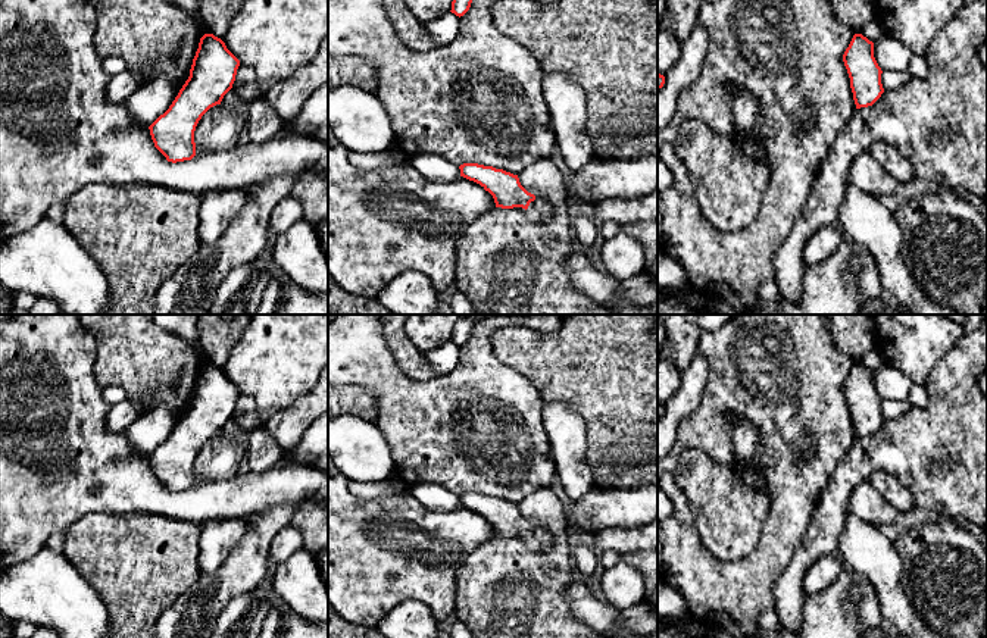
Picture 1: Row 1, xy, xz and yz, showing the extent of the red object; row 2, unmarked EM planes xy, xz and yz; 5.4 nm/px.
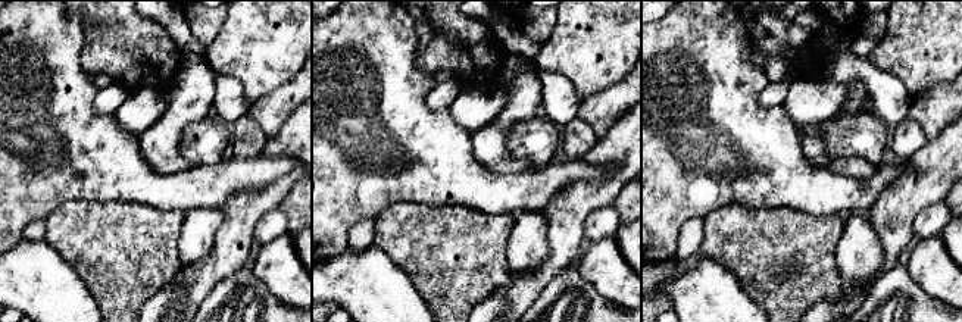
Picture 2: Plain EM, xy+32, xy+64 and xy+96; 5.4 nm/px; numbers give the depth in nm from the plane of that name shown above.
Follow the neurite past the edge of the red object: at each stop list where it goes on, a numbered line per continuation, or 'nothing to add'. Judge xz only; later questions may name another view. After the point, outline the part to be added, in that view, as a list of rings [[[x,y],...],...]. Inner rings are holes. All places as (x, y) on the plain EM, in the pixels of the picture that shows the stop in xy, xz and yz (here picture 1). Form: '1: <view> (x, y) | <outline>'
1: xz (540, 540) | [[[535,528],[530,532],[527,541],[532,550],[547,551],[553,545],[553,535],[546,529]]]

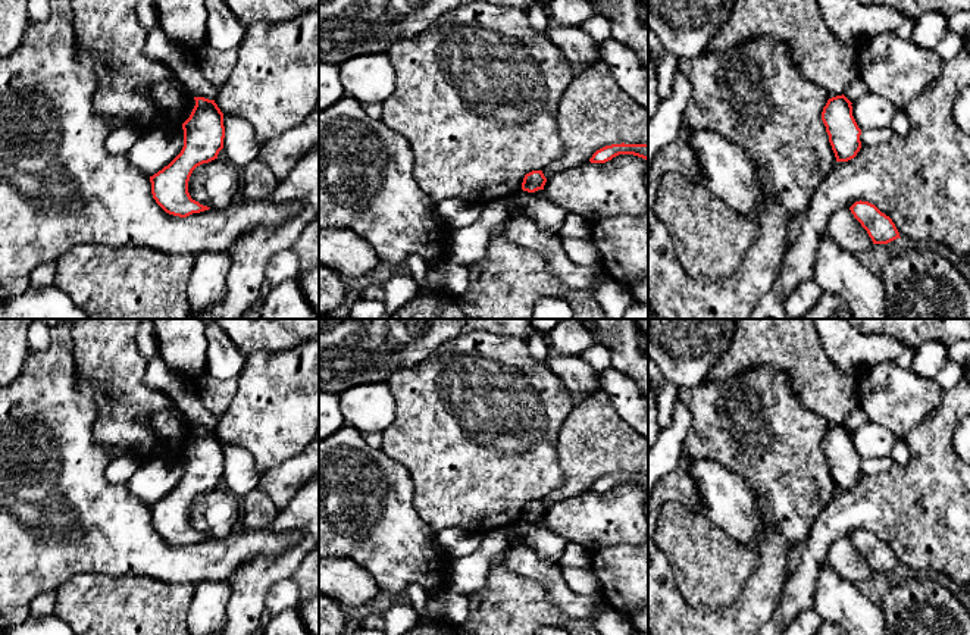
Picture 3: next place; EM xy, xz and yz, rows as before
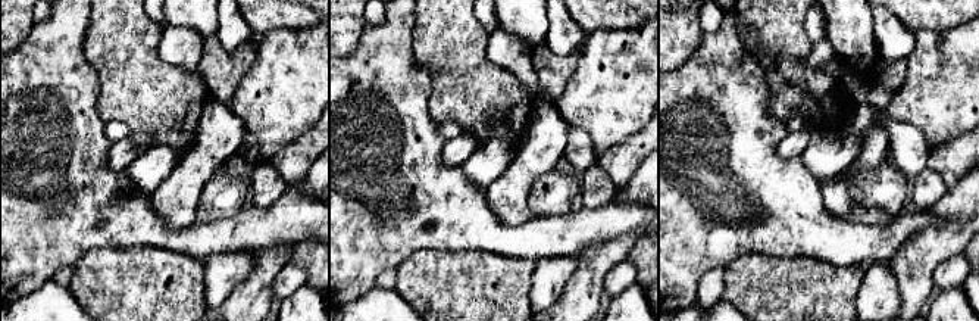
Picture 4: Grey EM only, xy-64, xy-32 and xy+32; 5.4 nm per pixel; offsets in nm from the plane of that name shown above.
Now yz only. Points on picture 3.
nothing to add

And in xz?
nothing to add

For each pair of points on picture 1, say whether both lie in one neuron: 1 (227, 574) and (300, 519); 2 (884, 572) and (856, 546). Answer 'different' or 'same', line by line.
1: different
2: same

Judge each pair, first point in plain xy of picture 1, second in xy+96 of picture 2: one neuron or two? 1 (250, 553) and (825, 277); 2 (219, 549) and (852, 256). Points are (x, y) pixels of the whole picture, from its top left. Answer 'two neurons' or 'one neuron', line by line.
1: two neurons
2: one neuron

